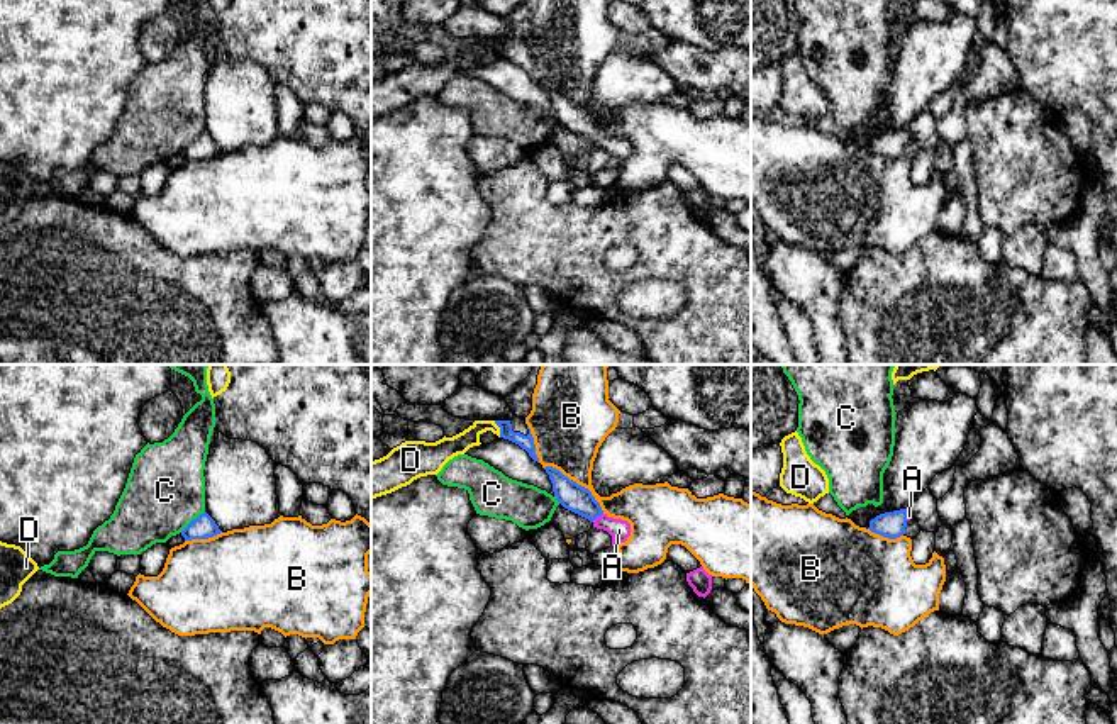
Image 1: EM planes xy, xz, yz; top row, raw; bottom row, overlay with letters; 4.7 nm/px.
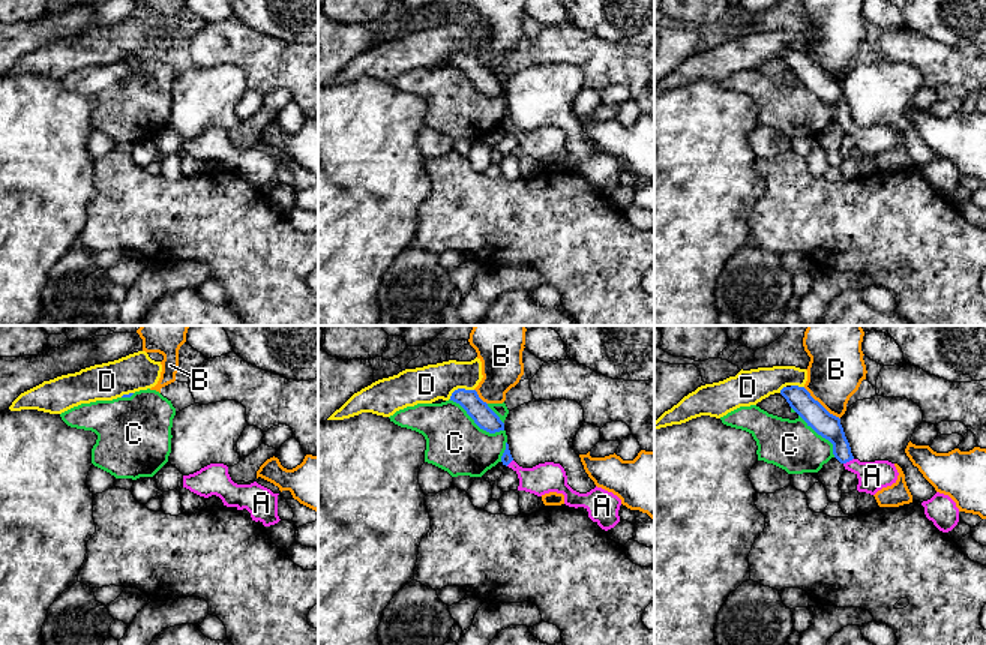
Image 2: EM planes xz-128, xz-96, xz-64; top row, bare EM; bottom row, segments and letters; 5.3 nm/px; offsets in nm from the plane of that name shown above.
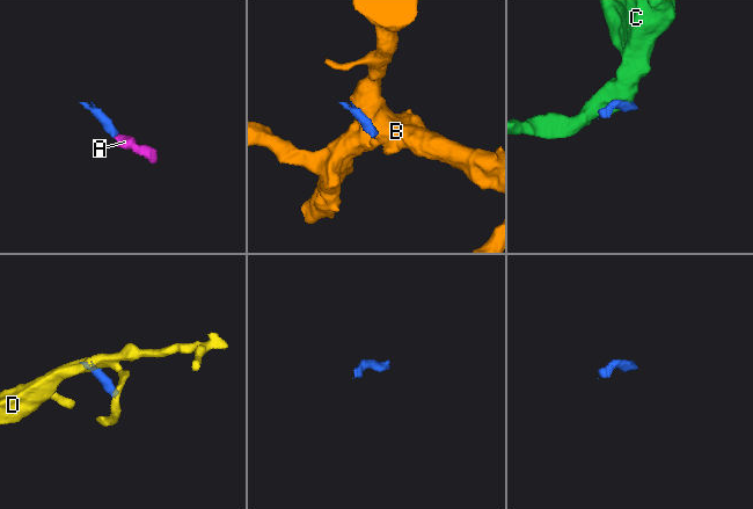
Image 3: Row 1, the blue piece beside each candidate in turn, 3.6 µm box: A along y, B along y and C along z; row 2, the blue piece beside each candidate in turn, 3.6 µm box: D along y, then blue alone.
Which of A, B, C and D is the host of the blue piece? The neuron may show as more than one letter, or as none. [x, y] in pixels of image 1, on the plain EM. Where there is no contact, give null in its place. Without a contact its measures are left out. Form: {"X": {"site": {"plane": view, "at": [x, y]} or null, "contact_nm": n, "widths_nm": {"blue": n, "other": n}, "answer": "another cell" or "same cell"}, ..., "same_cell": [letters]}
{"A": {"site": {"plane": "xz", "at": [597, 136]}, "contact_nm": 70, "widths_nm": {"blue": 130, "other": 100}, "answer": "same cell"}, "B": {"site": {"plane": "xz", "at": [577, 104]}, "contact_nm": 360, "widths_nm": {"blue": 130, "other": 320}, "answer": "another cell"}, "C": {"site": {"plane": "xy", "at": [194, 139]}, "contact_nm": 160, "widths_nm": {"blue": 110, "other": 380}, "answer": "another cell"}, "D": {"site": {"plane": "xz", "at": [500, 50]}, "contact_nm": 90, "widths_nm": {"blue": 70, "other": 100}, "answer": "another cell"}, "same_cell": ["A"]}

